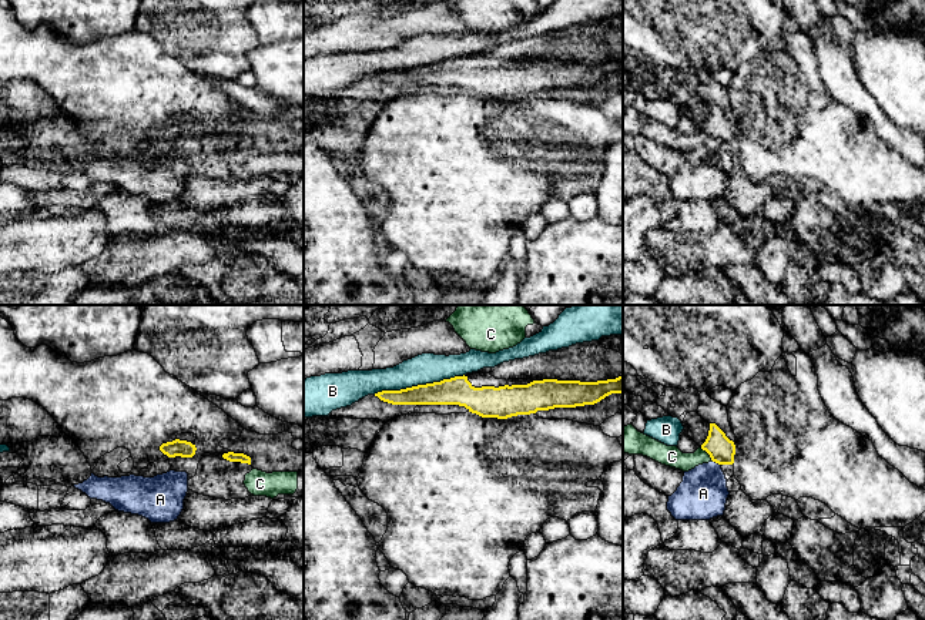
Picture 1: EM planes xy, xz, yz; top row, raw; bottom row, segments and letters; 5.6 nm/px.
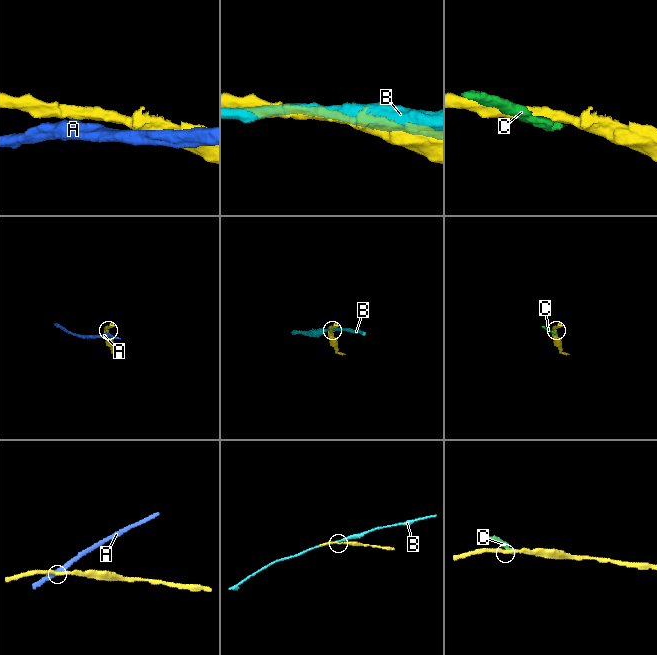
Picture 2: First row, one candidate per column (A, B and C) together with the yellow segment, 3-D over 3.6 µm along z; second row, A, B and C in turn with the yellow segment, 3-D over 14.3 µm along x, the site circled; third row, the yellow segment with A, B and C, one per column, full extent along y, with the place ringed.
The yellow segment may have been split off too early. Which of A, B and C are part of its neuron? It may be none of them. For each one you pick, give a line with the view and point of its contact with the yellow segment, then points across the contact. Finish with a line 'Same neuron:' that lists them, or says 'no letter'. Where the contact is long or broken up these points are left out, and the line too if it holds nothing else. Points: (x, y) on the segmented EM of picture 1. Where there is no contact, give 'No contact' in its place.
Same neuron: no letter

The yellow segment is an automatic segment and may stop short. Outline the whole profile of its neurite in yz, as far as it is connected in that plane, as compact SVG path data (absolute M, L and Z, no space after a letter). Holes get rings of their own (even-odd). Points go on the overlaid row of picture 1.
M710 423L708 436L701 445L701 449L706 450L711 460L718 465L734 463L735 445L715 423Z

